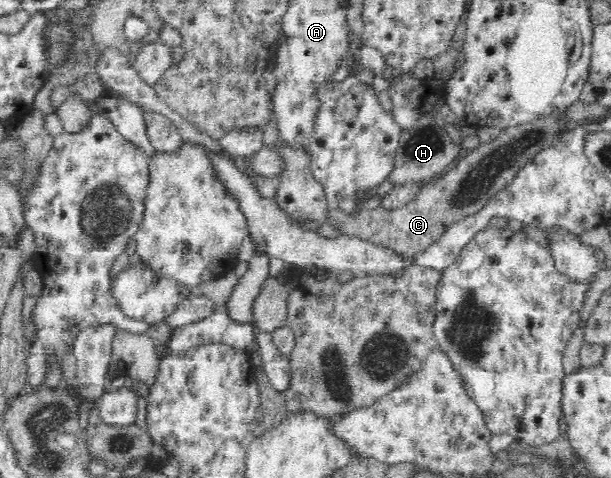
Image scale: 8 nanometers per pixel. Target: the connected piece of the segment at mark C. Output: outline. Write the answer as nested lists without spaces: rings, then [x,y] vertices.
[[[567,109],[504,129],[495,141],[475,147],[464,159],[453,164],[436,183],[421,185],[412,201],[395,213],[364,208],[355,220],[344,217],[344,232],[347,236],[368,240],[371,245],[410,258],[415,267],[424,267],[416,265],[416,257],[436,243],[449,225],[485,208],[499,191],[505,190],[516,179],[522,167],[558,141],[558,137],[568,129],[564,117]]]

